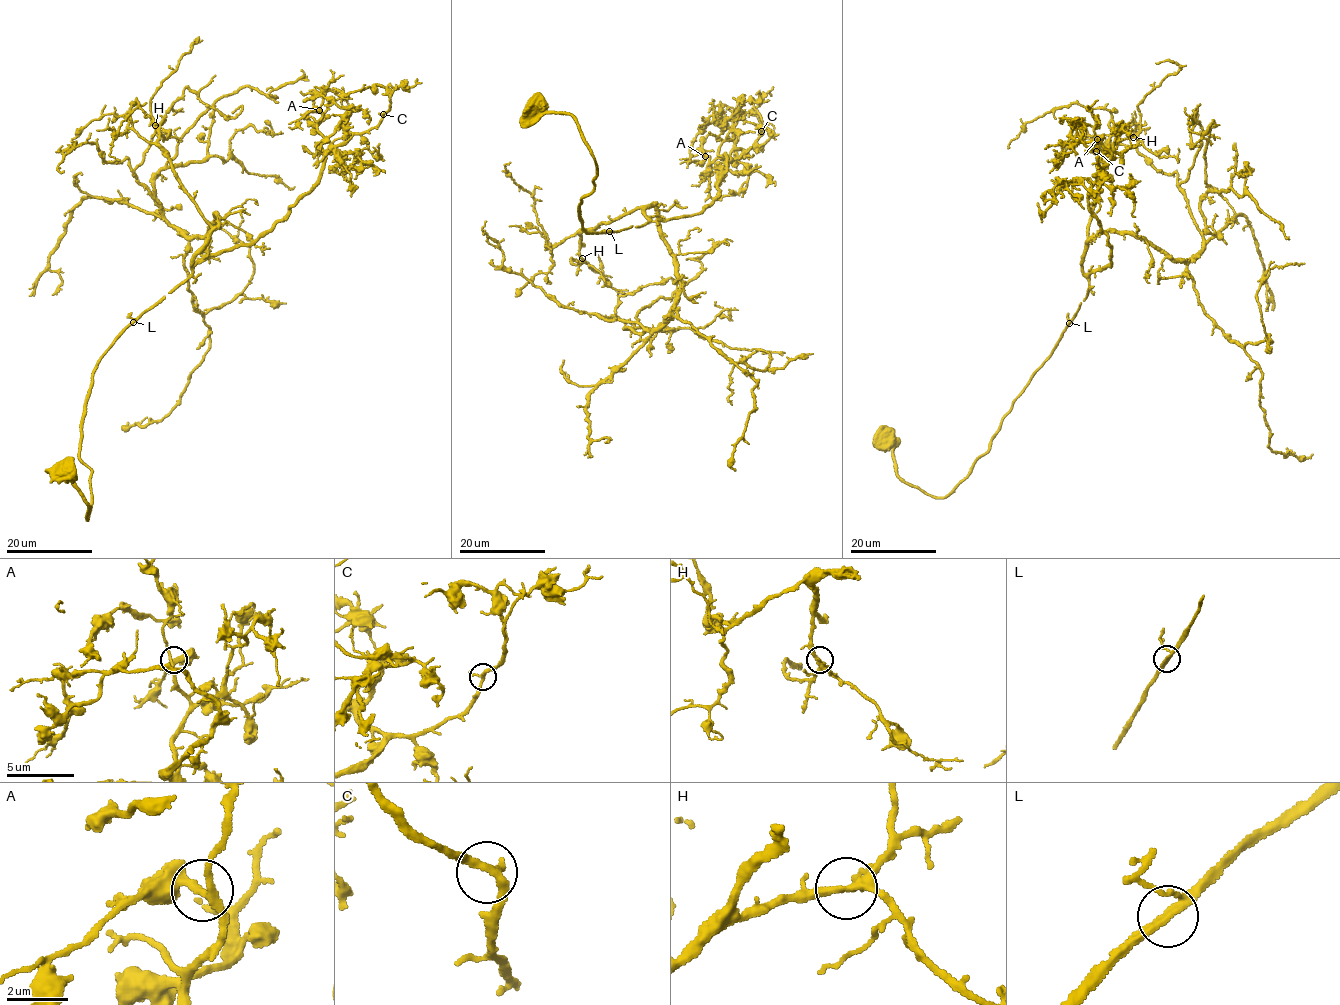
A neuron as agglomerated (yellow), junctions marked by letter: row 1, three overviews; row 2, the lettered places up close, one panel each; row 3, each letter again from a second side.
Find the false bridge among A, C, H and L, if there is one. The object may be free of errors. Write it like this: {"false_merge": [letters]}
{"false_merge": []}

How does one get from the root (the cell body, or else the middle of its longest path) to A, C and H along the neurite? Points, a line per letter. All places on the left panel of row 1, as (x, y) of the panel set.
A: (66, 468), (88, 519), (80, 428), (95, 366), (198, 262), (252, 244), (310, 190), (329, 147), (319, 110)
C: (66, 468), (88, 519), (80, 428), (98, 363), (198, 262), (284, 217), (328, 151), (383, 114)
H: (66, 468), (88, 519), (91, 472), (80, 459), (80, 428), (95, 367), (191, 274), (211, 229), (155, 124)

